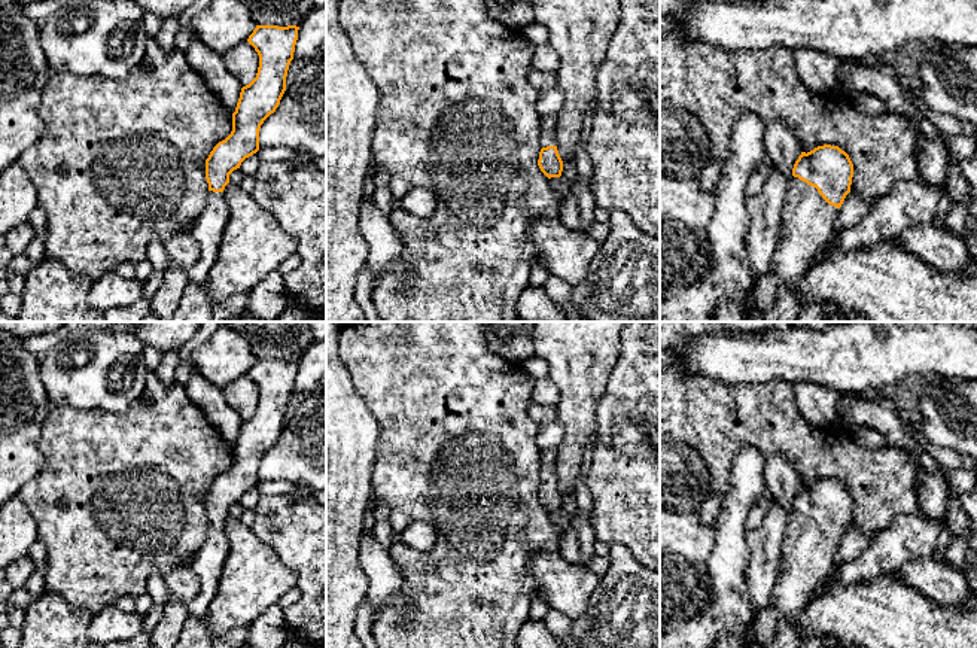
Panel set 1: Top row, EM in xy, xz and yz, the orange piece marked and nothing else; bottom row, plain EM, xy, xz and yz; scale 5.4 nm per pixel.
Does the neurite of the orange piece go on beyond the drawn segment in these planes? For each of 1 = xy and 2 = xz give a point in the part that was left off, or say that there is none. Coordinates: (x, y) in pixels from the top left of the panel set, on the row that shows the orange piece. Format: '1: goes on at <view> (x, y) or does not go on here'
1: goes on at xy (207, 230)
2: goes on at xz (548, 124)

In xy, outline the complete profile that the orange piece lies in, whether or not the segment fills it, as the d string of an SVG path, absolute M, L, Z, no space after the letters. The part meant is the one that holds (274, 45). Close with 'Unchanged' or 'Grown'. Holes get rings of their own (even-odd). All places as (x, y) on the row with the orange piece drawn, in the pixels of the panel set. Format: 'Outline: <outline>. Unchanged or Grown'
Outline: M256 25L247 42L259 55L256 77L241 88L232 113L232 131L219 142L206 159L209 195L204 212L192 225L191 234L200 246L200 258L188 270L189 282L206 289L211 267L229 219L223 189L229 174L259 150L259 130L276 112L286 91L286 76L298 40L296 25Z. Grown

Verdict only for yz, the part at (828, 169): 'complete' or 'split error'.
split error

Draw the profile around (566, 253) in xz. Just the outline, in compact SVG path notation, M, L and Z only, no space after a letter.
M536 217L529 225L532 241L538 246L538 261L550 274L567 282L572 289L588 276L590 262L600 244L587 234L569 229L560 219Z

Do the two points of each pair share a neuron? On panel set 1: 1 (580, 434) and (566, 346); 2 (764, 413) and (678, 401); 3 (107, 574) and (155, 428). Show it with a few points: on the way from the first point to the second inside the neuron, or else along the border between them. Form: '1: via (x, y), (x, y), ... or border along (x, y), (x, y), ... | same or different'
1: via (580, 411), (580, 368) | same
2: via (743, 408), (734, 399), (699, 401) | same
3: via (142, 541), (151, 532), (154, 474), (161, 465) | same

